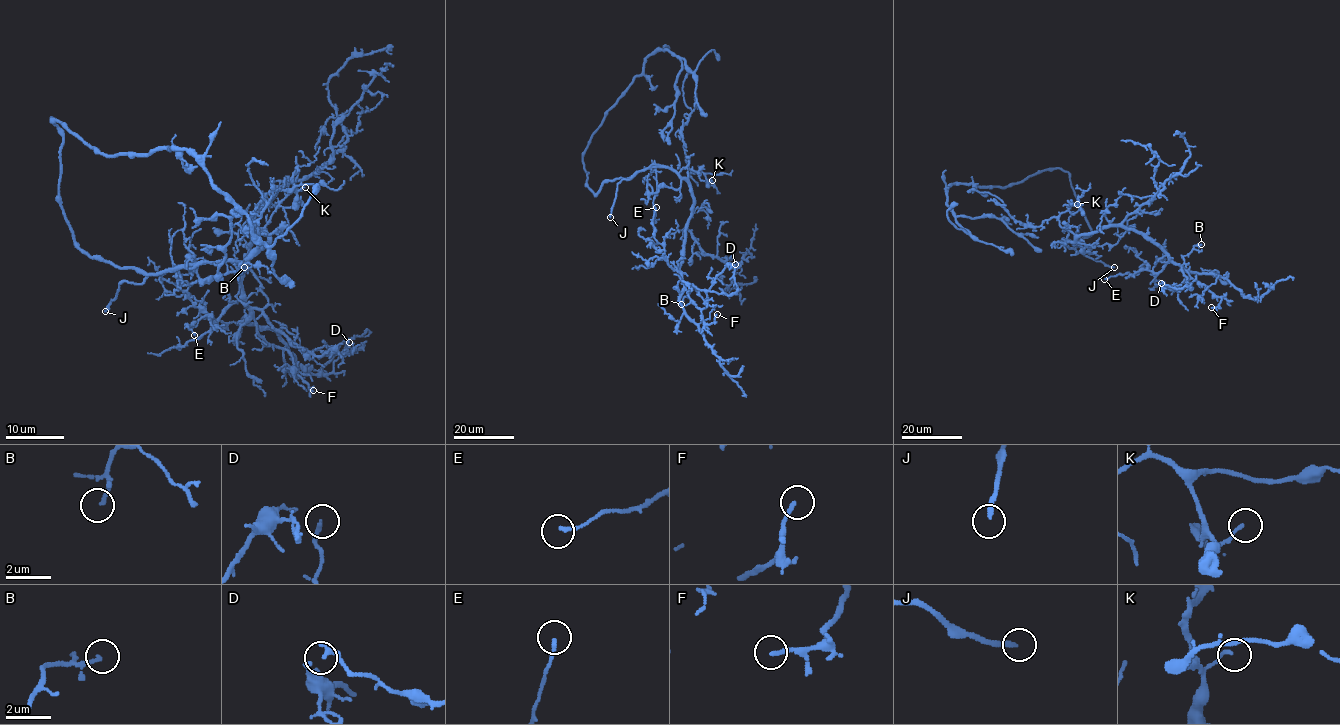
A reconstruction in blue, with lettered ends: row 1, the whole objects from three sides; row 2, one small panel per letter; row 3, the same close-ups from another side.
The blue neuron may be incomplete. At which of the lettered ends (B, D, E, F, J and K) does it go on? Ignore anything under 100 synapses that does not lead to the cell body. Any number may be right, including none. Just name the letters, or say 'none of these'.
J

